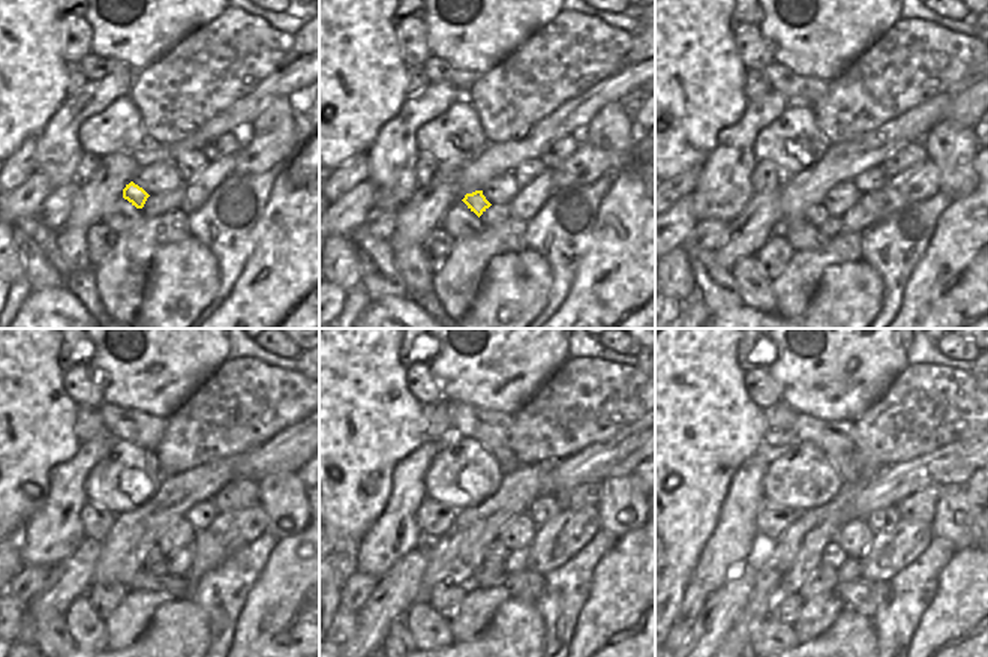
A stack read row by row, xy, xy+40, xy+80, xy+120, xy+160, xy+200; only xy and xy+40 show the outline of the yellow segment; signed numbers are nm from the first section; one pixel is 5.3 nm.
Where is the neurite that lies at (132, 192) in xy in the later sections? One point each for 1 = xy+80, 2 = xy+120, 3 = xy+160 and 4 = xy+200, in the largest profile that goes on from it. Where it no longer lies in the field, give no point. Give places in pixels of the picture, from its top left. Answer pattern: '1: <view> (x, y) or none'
1: xy+80 (817, 215)
2: xy+120 (153, 555)
3: xy+160 (496, 551)
4: xy+200 (834, 554)

